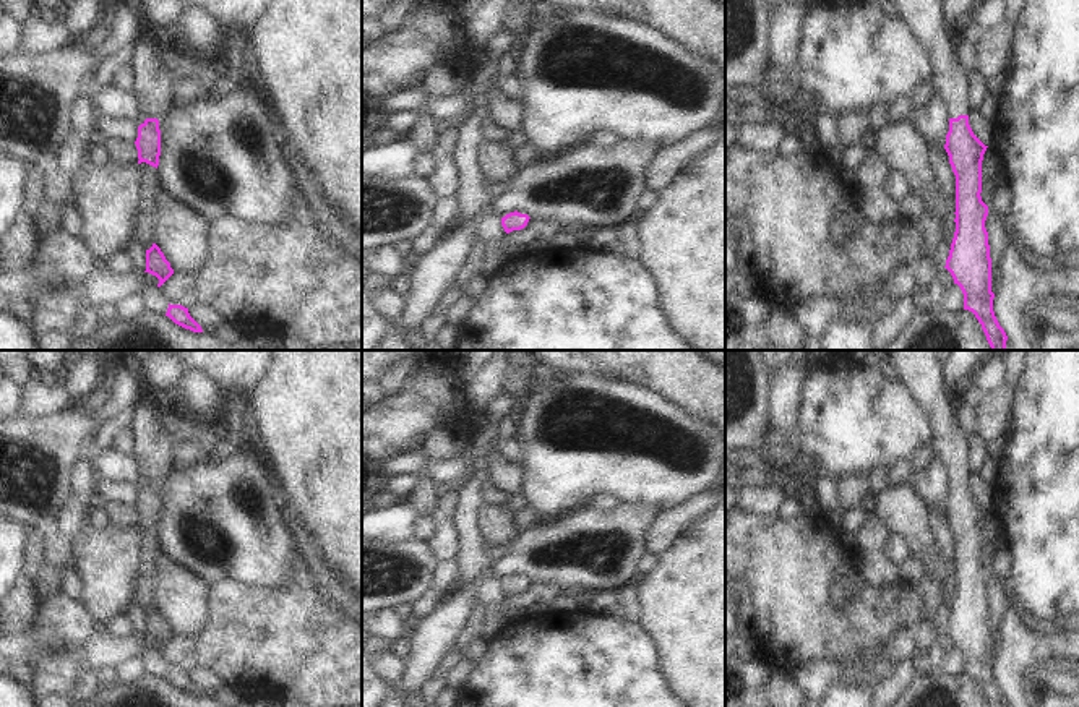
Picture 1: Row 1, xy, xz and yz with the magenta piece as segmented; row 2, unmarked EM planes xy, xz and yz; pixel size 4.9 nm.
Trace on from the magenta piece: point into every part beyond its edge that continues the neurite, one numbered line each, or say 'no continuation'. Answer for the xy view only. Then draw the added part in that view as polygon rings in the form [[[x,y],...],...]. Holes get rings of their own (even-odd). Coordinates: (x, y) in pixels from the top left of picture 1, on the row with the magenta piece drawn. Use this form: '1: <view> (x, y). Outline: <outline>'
1: xy (153, 83). Outline: [[[144,24],[135,31],[135,49],[131,54],[131,70],[135,73],[133,92],[141,112],[148,118],[161,120],[172,104],[174,76],[161,60],[161,52],[154,44],[153,28]]]

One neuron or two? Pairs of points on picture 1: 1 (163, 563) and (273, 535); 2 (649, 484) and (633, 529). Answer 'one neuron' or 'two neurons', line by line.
1: two neurons
2: two neurons

